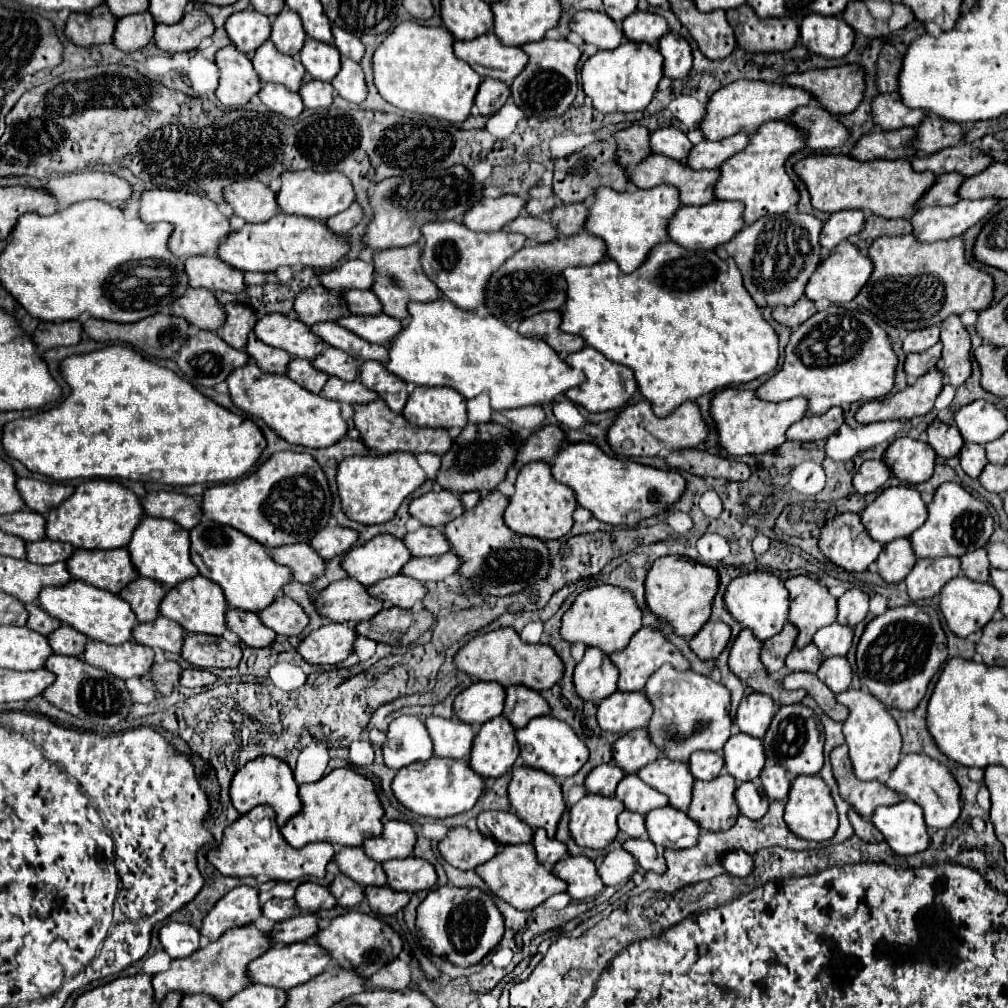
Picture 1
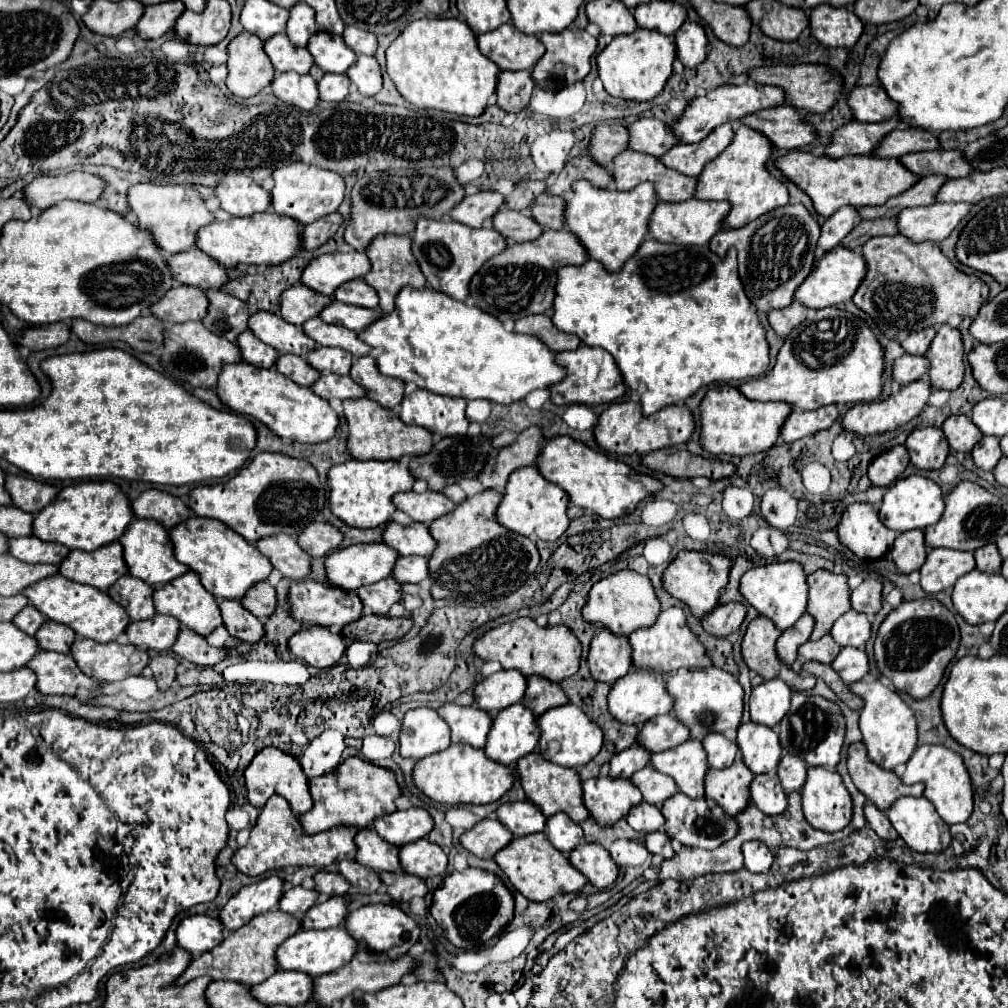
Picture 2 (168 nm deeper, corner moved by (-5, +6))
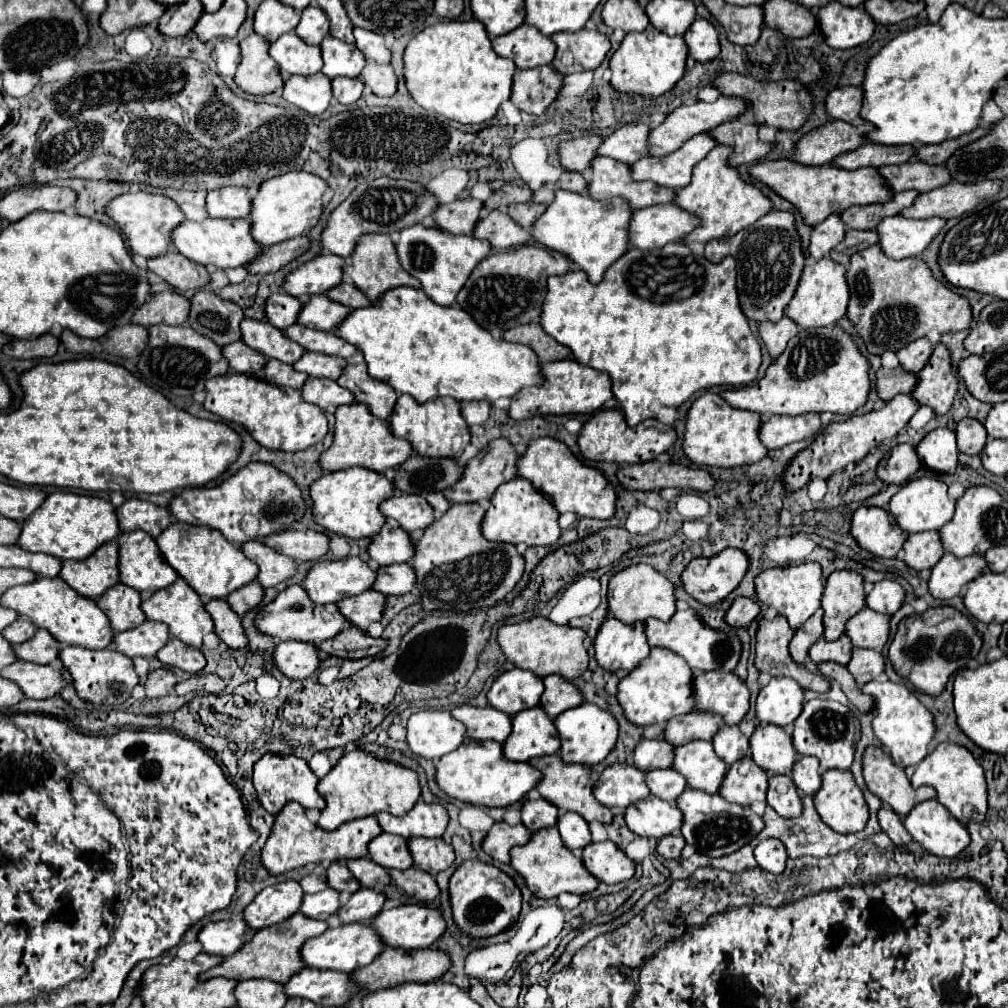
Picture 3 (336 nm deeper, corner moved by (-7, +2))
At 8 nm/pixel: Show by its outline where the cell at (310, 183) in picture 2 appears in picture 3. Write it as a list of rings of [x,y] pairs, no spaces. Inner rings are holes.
[[[289,171],[285,175],[267,179],[261,185],[259,193],[253,197],[253,207],[251,207],[255,241],[259,241],[259,245],[263,247],[269,247],[285,239],[307,233],[311,227],[319,223],[319,217],[325,209],[325,201],[323,201],[325,191],[327,191],[327,183],[307,171]]]

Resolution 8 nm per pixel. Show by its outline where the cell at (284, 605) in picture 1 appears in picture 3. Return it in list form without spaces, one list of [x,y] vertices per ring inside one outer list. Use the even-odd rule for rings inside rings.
[[[251,581],[249,585],[233,591],[229,597],[227,597],[227,603],[231,605],[231,609],[237,613],[237,615],[247,615],[251,609],[255,609],[261,601],[263,601],[263,595],[265,595],[265,589],[261,587],[259,581]]]

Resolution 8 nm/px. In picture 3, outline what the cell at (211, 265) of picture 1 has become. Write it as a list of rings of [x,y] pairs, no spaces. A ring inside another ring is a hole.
[[[169,251],[167,255],[149,259],[147,267],[179,291],[203,289],[211,281],[209,271],[203,265],[195,265],[177,251]]]

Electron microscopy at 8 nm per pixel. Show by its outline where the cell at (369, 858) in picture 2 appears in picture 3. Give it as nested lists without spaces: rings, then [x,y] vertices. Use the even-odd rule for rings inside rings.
[[[381,833],[369,843],[369,857],[385,869],[409,869],[413,863],[407,841],[389,833]]]

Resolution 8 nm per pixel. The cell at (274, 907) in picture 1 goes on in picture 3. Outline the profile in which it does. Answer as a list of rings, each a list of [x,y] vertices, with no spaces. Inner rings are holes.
[[[325,889],[313,895],[305,895],[301,903],[301,913],[315,919],[327,919],[335,915],[339,909],[339,893],[333,889]]]

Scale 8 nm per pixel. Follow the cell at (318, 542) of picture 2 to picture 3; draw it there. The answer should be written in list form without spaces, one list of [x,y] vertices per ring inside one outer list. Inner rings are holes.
[[[289,529],[277,535],[269,535],[261,541],[297,561],[319,561],[329,551],[329,537],[313,529]]]

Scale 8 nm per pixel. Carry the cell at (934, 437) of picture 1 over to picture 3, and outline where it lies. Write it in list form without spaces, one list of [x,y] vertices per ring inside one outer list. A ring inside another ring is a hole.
[[[963,419],[957,423],[957,447],[965,455],[979,455],[987,443],[987,431],[977,419]]]

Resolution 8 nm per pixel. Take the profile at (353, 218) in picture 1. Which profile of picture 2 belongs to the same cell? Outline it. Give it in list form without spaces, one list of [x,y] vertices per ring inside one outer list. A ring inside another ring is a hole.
[[[331,213],[317,219],[315,223],[305,225],[301,231],[301,249],[315,249],[327,243],[327,239],[337,231],[341,223],[343,223],[343,217],[339,213]]]

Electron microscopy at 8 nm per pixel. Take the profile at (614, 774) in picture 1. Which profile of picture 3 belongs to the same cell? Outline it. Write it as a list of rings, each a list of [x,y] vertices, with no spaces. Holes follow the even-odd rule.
[[[649,739],[639,743],[633,753],[633,765],[641,771],[669,769],[673,763],[673,747],[663,739]]]

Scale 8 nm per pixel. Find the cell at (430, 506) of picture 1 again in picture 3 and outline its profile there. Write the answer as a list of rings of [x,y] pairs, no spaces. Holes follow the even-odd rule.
[[[399,495],[399,497],[391,497],[391,499],[383,501],[379,509],[383,511],[383,515],[387,519],[399,523],[409,533],[421,531],[421,529],[429,527],[435,521],[433,507],[421,495]]]

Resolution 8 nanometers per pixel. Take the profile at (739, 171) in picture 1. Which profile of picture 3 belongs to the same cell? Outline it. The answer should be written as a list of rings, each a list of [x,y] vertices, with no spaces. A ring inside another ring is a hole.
[[[717,145],[705,159],[701,159],[695,167],[693,167],[693,179],[687,187],[677,191],[675,203],[701,217],[701,225],[685,237],[683,243],[691,243],[691,241],[701,241],[707,243],[711,239],[719,239],[719,237],[729,237],[735,235],[737,231],[753,225],[757,219],[761,219],[763,215],[767,215],[769,211],[773,211],[773,201],[763,195],[763,191],[751,183],[745,183],[739,177],[737,167],[731,167],[727,163],[731,155],[731,147],[723,147]]]

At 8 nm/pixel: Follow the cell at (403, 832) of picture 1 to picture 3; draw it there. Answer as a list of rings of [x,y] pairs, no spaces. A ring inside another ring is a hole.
[[[419,801],[403,817],[379,813],[377,821],[385,833],[399,835],[403,839],[413,839],[413,837],[441,837],[449,817],[441,805]]]

